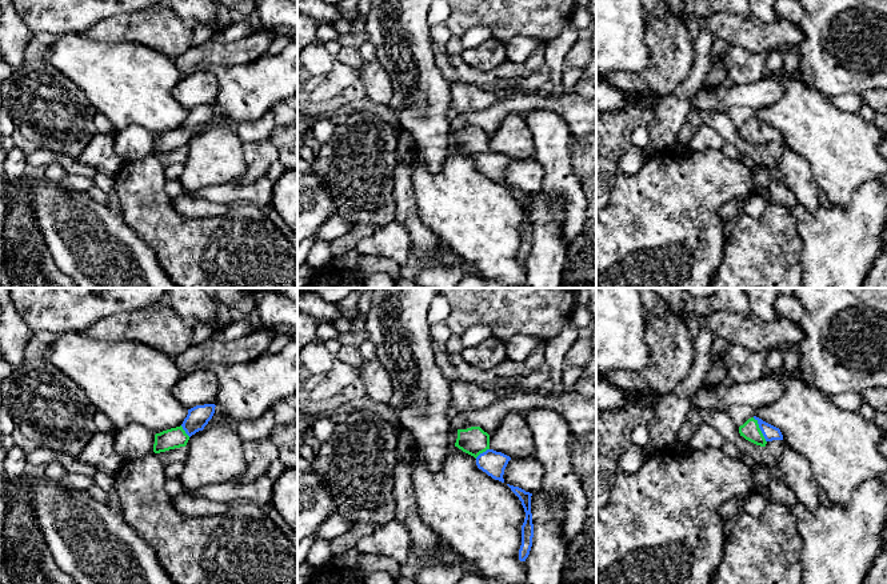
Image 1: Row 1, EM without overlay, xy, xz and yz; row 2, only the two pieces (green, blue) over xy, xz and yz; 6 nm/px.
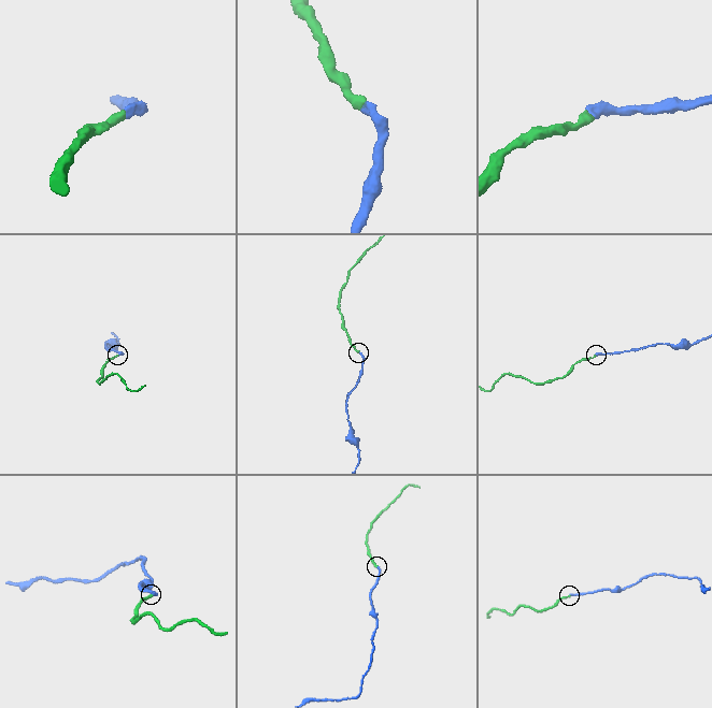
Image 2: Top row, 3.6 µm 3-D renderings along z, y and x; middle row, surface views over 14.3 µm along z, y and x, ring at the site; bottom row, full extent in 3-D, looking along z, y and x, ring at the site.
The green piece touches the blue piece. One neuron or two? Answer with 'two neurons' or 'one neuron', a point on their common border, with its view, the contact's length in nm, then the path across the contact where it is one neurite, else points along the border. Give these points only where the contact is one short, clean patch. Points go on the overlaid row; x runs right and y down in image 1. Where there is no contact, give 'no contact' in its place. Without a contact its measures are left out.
one neuron; contact yz (759, 430); length 170 nm; way yz (750, 430), (759, 430), (770, 432)

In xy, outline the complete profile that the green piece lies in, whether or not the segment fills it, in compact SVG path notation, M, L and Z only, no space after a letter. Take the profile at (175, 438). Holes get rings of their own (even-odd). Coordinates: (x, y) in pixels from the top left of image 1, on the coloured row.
M215 404L196 405L188 409L183 424L155 435L153 452L160 453L169 449L185 447L189 437L203 431L215 413Z

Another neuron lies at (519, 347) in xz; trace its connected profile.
M515 335L508 341L506 341L507 360L523 364L531 352L539 345L544 344L539 337L530 335Z

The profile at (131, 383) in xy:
M64 332L52 336L45 360L80 385L116 429L139 424L156 435L180 427L188 415L188 409L172 395L181 373L175 360L156 348L129 340L96 340L84 332Z

